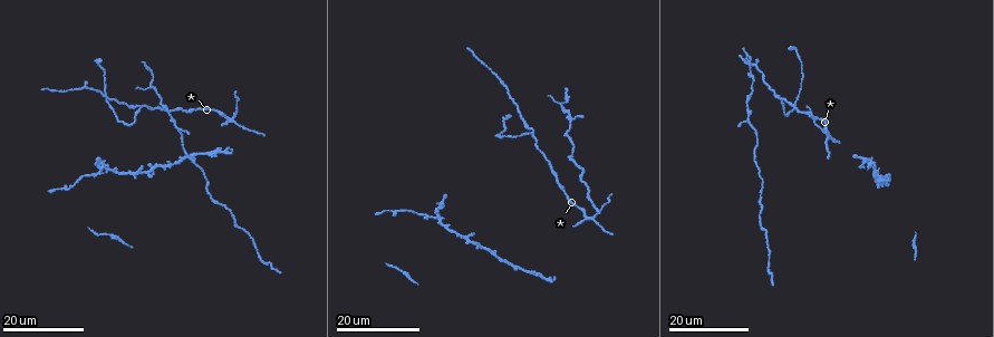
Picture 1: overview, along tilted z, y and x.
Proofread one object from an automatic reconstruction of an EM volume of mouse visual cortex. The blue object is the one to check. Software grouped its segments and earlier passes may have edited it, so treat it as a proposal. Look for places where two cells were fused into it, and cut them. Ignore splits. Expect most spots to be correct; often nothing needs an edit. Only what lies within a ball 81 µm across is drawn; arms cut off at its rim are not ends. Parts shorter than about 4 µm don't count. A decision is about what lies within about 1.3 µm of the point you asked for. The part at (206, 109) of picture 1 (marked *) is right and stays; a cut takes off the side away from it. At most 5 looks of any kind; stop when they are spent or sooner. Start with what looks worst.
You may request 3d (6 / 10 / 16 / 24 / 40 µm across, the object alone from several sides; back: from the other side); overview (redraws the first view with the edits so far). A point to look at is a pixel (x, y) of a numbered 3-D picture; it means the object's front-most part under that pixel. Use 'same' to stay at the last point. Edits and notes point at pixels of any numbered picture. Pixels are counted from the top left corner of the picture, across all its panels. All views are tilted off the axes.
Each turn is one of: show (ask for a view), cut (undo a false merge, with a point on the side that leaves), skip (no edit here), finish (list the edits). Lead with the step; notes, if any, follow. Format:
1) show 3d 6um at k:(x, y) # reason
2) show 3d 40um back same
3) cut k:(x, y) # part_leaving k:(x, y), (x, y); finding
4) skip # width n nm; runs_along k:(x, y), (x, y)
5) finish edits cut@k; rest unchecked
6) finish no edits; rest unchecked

show 3d 16um at 1:(142, 105) # arms part here

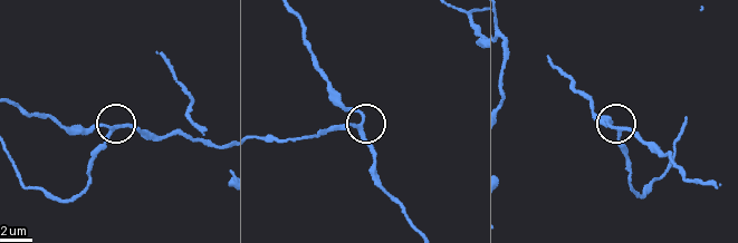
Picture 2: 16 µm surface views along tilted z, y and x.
show 3d 6um at 2:(361, 126)

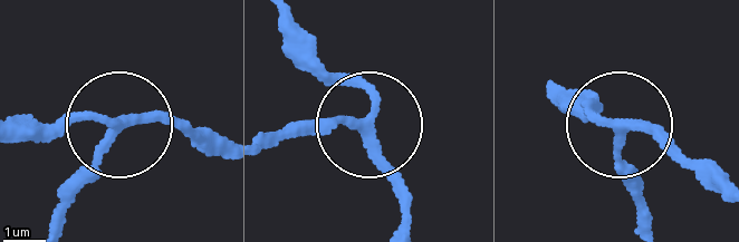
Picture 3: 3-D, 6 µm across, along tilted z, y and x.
skip # arms 3; continuous, no second cell

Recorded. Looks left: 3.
show 3d 24um at 1:(584, 221) # branch point

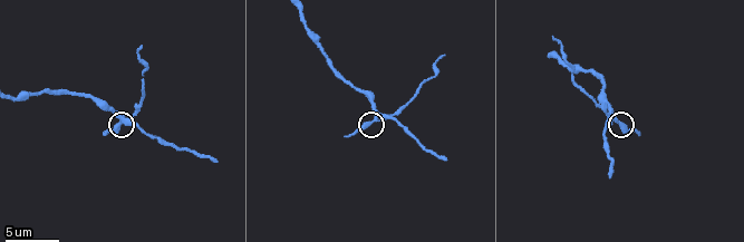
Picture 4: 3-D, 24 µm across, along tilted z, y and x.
show 3d 10um at 4:(379, 120)

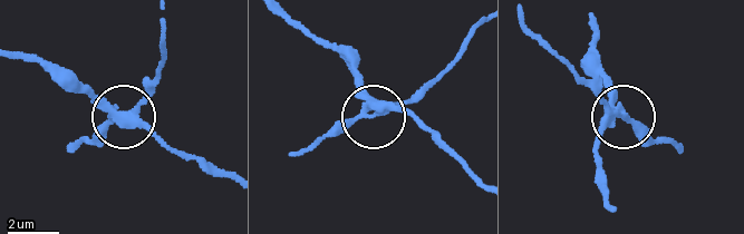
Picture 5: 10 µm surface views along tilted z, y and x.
cut 5:(106, 137) # side_arm 12 um; arms 3; a second cell is stuck on

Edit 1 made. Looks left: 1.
finish edits cut@5; rest unchecked

